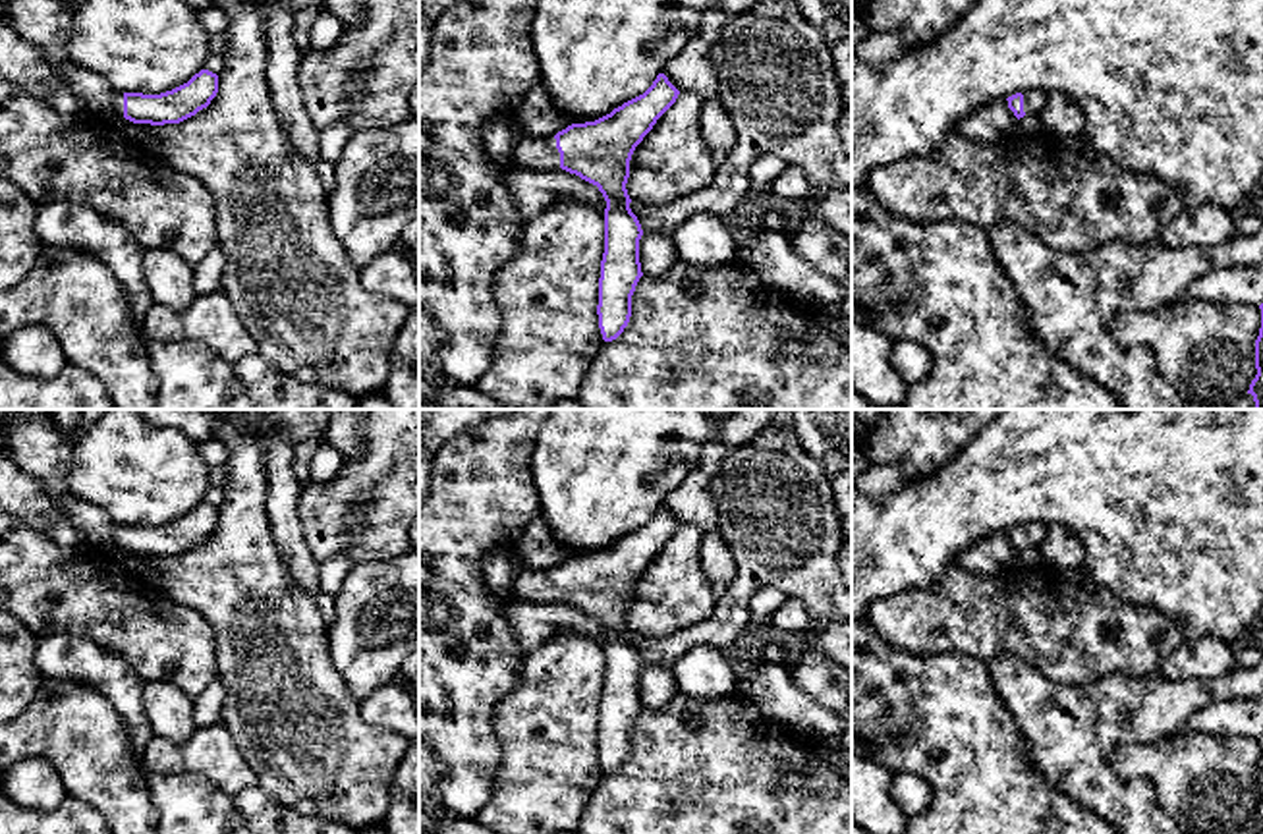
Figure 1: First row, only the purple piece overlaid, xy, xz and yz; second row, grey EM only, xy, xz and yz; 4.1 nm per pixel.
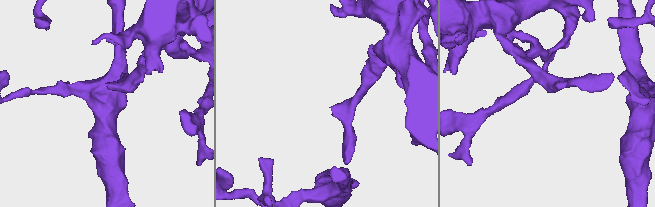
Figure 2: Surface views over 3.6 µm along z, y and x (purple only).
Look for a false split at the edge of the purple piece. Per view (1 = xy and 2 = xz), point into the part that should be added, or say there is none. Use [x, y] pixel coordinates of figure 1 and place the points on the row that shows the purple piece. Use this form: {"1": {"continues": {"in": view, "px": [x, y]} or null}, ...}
{"1": {"continues": {"in": "xy", "px": [49, 24]}}, "2": {"continues": {"in": "xz", "px": [535, 153]}}}

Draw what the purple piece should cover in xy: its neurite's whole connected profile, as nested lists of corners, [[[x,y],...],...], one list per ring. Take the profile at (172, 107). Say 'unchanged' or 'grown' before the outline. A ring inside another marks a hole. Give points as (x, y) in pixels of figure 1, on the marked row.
grown; [[[2,0],[2,19],[21,39],[39,46],[83,108],[100,118],[120,114],[133,124],[180,124],[207,108],[218,93],[218,75],[209,70],[160,95],[114,91],[104,77],[71,60],[68,46],[73,35],[73,6],[66,0]]]

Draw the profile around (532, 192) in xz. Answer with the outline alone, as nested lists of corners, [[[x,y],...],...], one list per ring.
[[[514,164],[502,172],[502,181],[514,208],[525,220],[560,201],[581,201],[601,212],[606,208],[606,201],[597,185],[562,168],[527,170]]]

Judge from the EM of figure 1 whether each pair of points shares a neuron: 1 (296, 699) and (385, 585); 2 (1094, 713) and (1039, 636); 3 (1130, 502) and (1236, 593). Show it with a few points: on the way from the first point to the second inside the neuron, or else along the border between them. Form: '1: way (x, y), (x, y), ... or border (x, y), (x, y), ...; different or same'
1: border (325, 626), (331, 665), (352, 695); different
2: border (1030, 667), (1065, 682), (1095, 682), (1117, 674); different
3: way (1157, 518), (1209, 566); same

